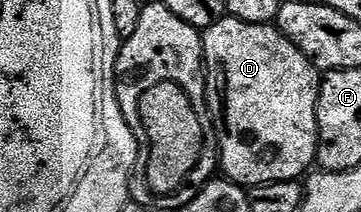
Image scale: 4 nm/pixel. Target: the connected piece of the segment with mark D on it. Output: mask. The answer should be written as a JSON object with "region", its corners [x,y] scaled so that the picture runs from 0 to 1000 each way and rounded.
{"region":[[[640,75],[609,85],[562,146],[573,547],[598,618],[604,783],[618,835],[657,877],[695,887],[751,858],[817,858],[867,797],[881,684],[875,495],[889,335],[762,118],[693,113]]]}

